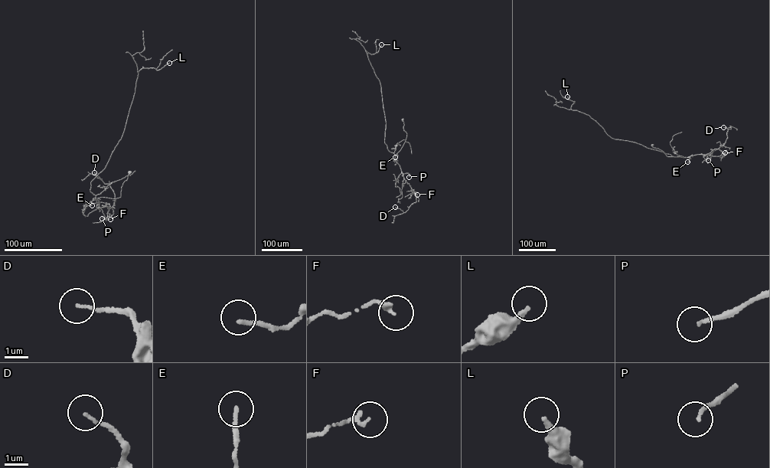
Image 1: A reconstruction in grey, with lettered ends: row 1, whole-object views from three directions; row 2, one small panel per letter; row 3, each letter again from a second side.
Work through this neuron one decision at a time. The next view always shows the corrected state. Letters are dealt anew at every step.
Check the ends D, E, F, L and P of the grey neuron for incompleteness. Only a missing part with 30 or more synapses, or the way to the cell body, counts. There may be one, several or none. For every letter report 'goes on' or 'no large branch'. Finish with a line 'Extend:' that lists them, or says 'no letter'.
D: no large branch
E: no large branch
F: no large branch
L: goes on
P: no large branch
Extend: L

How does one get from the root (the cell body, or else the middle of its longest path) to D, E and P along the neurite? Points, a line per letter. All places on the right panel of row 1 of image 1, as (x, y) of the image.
D: (652, 145), (668, 156), (705, 155), (725, 142), (726, 132), (731, 128), (723, 127)
E: (652, 145), (667, 156), (690, 156), (687, 162)
P: (652, 145), (668, 156), (686, 158), (700, 154), (708, 160)

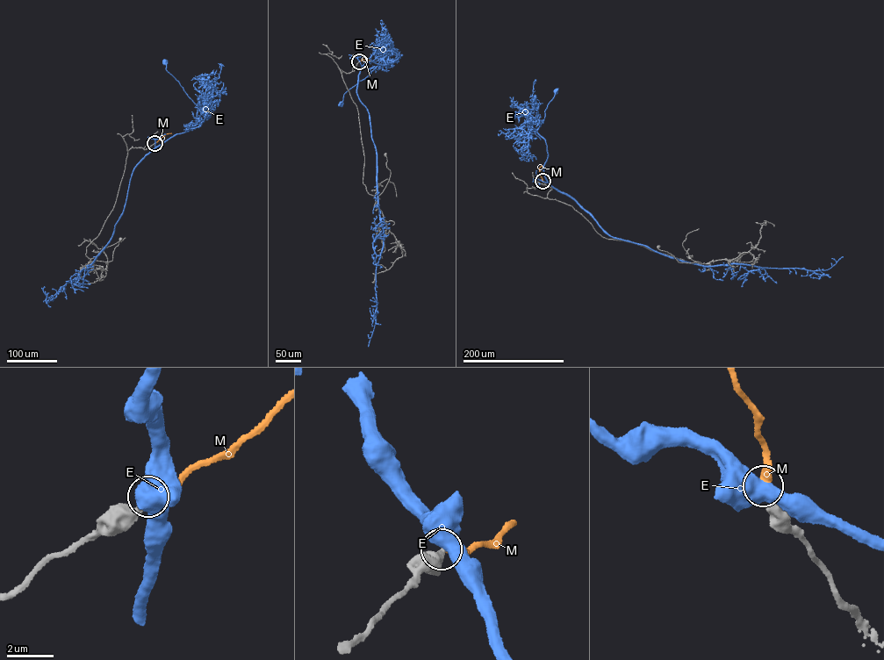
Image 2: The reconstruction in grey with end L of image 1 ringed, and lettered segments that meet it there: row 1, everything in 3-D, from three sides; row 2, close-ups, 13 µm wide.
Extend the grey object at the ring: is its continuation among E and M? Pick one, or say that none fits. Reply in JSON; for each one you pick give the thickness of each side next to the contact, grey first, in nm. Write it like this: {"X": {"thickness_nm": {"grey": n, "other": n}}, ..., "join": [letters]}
{"M": {"thickness_nm": {"grey": 320, "other": 320}}, "join": ["M"]}

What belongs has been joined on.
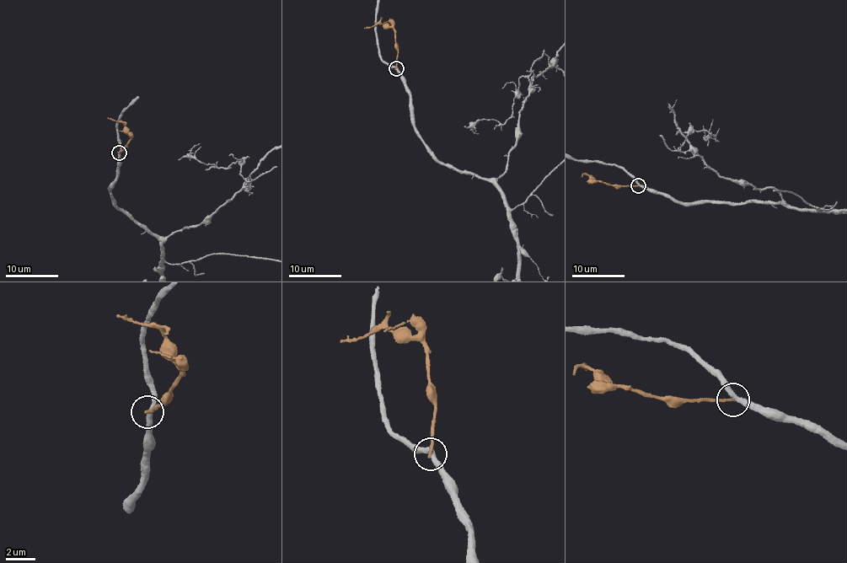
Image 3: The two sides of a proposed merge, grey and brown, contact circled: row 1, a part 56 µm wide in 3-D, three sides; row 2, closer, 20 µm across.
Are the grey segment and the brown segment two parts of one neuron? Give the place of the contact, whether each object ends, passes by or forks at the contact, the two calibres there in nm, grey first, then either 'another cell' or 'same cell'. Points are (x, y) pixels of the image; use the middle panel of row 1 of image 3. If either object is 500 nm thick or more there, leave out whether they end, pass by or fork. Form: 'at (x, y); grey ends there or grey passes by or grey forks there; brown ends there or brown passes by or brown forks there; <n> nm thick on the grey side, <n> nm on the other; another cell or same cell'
at (396, 68); grey passes by; brown ends there; 320 nm thick on the grey side, 180 nm on the other; another cell

